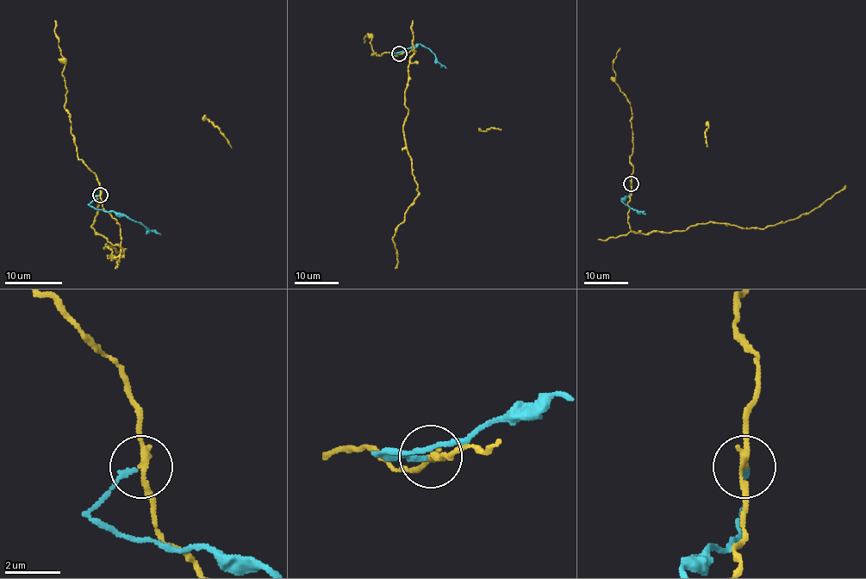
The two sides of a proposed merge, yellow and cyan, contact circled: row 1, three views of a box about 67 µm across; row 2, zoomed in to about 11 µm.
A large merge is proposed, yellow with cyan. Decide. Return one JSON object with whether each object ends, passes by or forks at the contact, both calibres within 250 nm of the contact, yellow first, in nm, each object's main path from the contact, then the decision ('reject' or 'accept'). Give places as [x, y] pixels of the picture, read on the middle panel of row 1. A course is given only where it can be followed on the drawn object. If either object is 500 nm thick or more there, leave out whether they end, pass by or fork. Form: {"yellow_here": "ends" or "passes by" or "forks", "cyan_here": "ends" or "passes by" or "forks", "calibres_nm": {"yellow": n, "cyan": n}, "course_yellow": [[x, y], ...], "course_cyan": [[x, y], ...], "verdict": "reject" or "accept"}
{"yellow_here": "passes by", "cyan_here": "ends", "calibres_nm": {"yellow": 200, "cyan": 180}, "course_yellow": [[399, 53], [415, 50], [408, 66], [403, 139], [418, 196], [394, 236], [395, 269]], "course_cyan": [[398, 53], [391, 53], [420, 43], [445, 68]], "verdict": "reject"}

